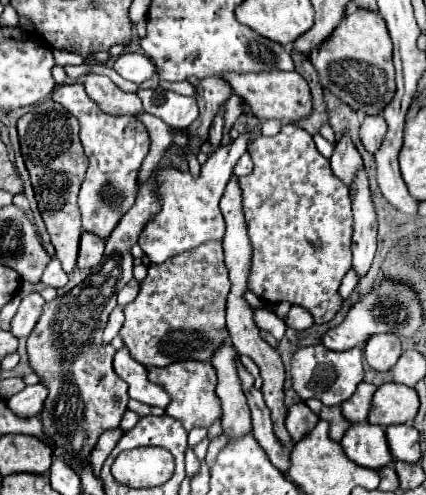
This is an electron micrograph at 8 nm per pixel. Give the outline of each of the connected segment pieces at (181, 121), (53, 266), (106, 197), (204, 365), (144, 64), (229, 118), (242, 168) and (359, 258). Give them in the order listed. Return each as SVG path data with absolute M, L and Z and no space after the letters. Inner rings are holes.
M156 88L156 90L138 90L138 96L144 104L144 110L158 116L172 128L188 128L198 118L198 104L192 96L180 96L176 92Z
M52 258L50 264L44 268L42 284L52 286L52 288L62 288L62 286L66 286L66 282L68 282L68 274L62 270L62 266L58 264L58 260Z
M68 82L68 84L58 86L52 92L52 100L62 104L72 116L78 118L80 140L82 140L82 146L86 148L86 156L90 160L86 178L84 178L82 188L80 188L80 198L78 198L78 208L80 208L80 214L82 214L82 230L92 232L98 238L106 240L110 236L110 232L116 228L116 224L120 222L120 218L134 206L134 200L136 200L136 194L138 194L138 172L140 172L144 158L150 152L148 132L146 132L144 124L134 116L110 116L110 114L106 114L94 100L90 100L90 96L86 96L82 82Z
M186 360L186 362L176 362L164 368L148 368L148 380L162 386L168 392L170 404L166 408L166 414L182 422L184 430L210 428L222 416L220 398L216 396L218 376L210 362Z
M124 52L118 56L118 60L114 62L114 70L136 84L144 84L146 80L150 80L156 72L152 60L140 52Z
M233 94L231 98L229 98L226 102L224 113L223 138L221 146L226 146L230 144L230 142L232 142L232 139L229 136L229 131L242 113L240 104L241 98L239 96L236 96L235 94Z
M244 154L238 162L236 162L236 166L234 166L234 174L240 178L240 176L246 176L246 174L250 174L252 172L252 160L250 160L250 156L248 154Z
M364 170L354 180L352 212L354 212L354 234L352 234L352 270L358 278L366 276L376 252L376 212L368 192L368 180Z

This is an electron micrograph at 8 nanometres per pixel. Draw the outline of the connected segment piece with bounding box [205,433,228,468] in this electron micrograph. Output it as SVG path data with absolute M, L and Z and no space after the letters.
M221 433L218 437L214 438L210 442L206 457L205 457L208 468L212 468L212 464L214 464L220 449L224 448L227 442L228 440L226 436L224 436L224 433Z

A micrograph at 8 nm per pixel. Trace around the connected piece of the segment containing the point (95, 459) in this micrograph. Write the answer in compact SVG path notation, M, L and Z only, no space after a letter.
M120 428L109 429L99 437L93 451L91 452L90 462L94 468L94 473L99 476L101 468L106 458L112 452L114 446L121 438L123 431Z

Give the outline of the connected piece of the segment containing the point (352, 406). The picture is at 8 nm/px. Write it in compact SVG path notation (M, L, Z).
M362 382L358 384L356 392L350 396L350 400L346 400L342 404L342 414L346 416L346 420L350 422L366 422L368 420L368 412L370 412L370 404L372 404L372 396L376 392L374 384Z

